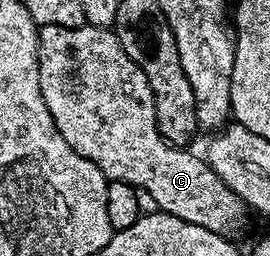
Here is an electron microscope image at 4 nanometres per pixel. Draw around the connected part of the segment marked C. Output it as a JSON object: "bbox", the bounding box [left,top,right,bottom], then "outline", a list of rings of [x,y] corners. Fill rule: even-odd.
{"bbox":[38,24,248,239],"outline":[[[87,24],[78,28],[39,27],[38,76],[42,100],[46,100],[46,108],[50,108],[50,116],[58,132],[62,132],[62,140],[66,140],[78,156],[86,156],[105,178],[124,181],[148,193],[157,211],[178,216],[178,220],[186,220],[186,224],[198,224],[198,228],[206,228],[223,238],[239,239],[239,234],[248,226],[248,205],[212,171],[201,155],[199,158],[191,154],[191,149],[171,146],[160,135],[150,84],[142,68],[126,56],[115,29]]]}

